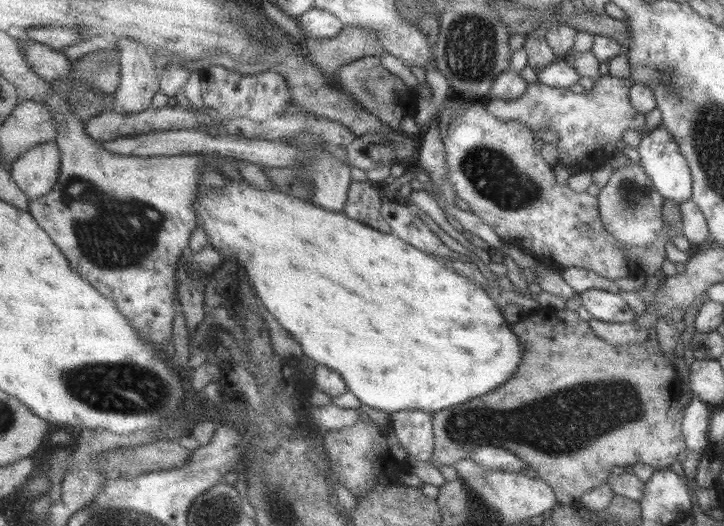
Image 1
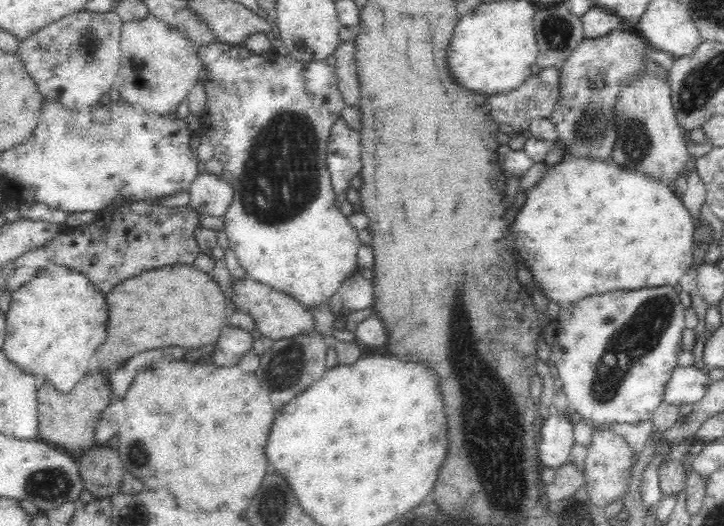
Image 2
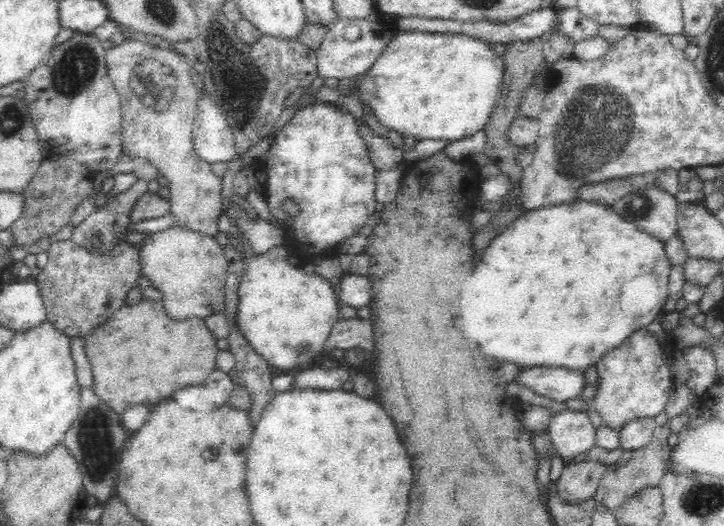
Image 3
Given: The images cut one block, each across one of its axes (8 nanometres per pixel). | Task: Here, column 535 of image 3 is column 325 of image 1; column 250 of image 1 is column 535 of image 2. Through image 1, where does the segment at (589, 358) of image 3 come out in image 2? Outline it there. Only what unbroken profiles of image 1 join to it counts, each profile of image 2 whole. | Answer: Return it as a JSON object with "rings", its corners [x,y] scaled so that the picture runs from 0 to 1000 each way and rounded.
{"rings":[[[778,293],[775,304],[765,314],[757,314],[751,335],[738,350],[728,365],[728,380],[720,392],[715,414],[704,449],[715,460],[713,473],[718,475],[727,504],[733,511],[739,534],[754,551],[757,567],[764,574],[793,574],[796,567],[804,567],[809,559],[826,559],[840,551],[874,551],[878,546],[895,544],[928,544],[953,517],[956,502],[956,464],[960,418],[950,392],[942,382],[939,369],[931,365],[928,350],[920,352],[914,340],[903,338],[903,333],[892,329],[887,319],[878,319],[848,308],[845,300],[826,302],[807,295]]]}

